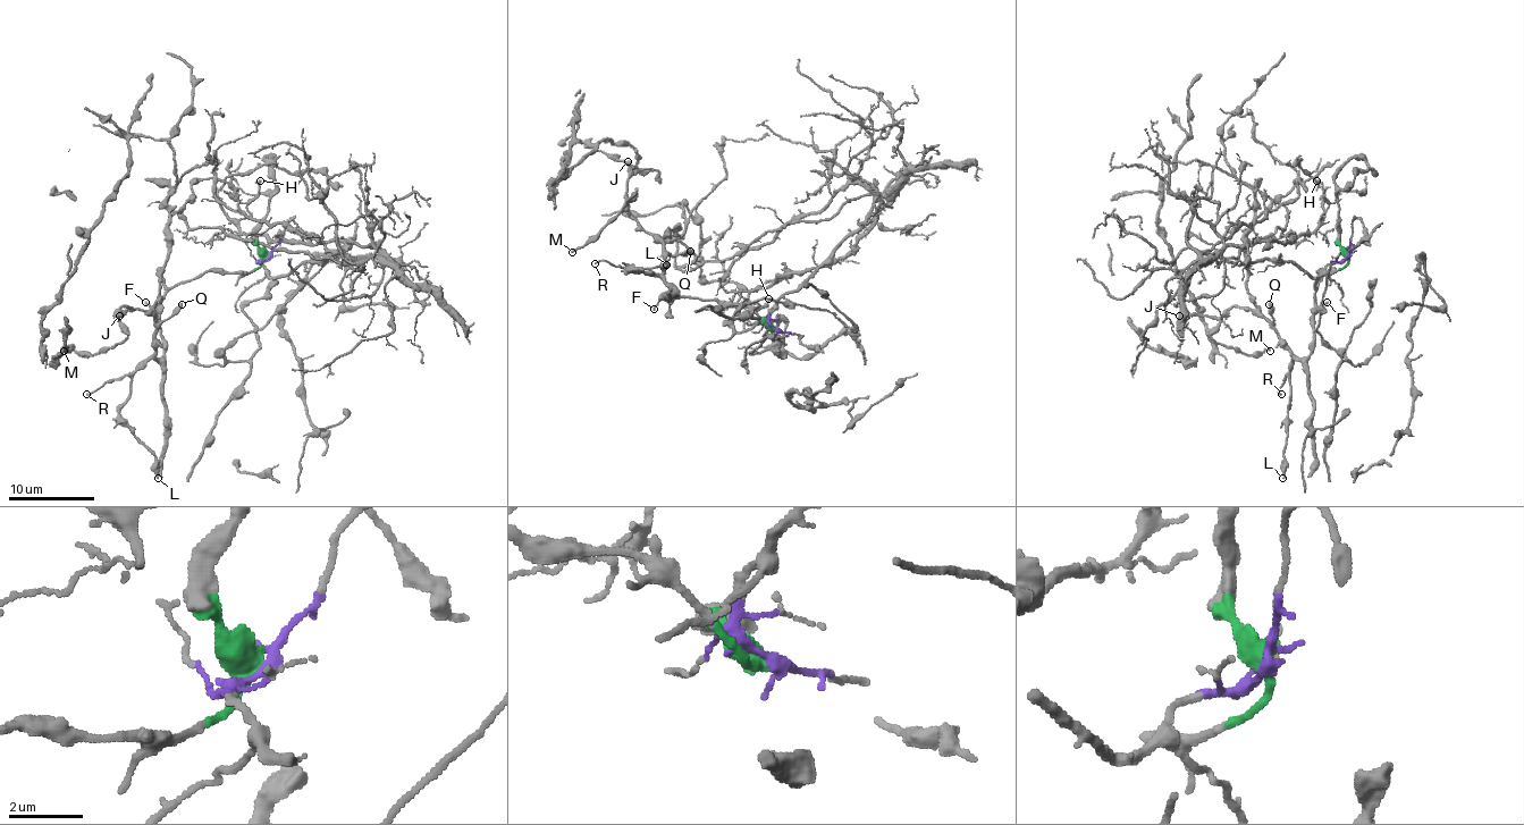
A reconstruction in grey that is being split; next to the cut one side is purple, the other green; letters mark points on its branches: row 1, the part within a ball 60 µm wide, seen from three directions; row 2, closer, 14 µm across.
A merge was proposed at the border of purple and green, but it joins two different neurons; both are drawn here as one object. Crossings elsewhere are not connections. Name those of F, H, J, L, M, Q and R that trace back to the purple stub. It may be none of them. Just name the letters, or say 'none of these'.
H

